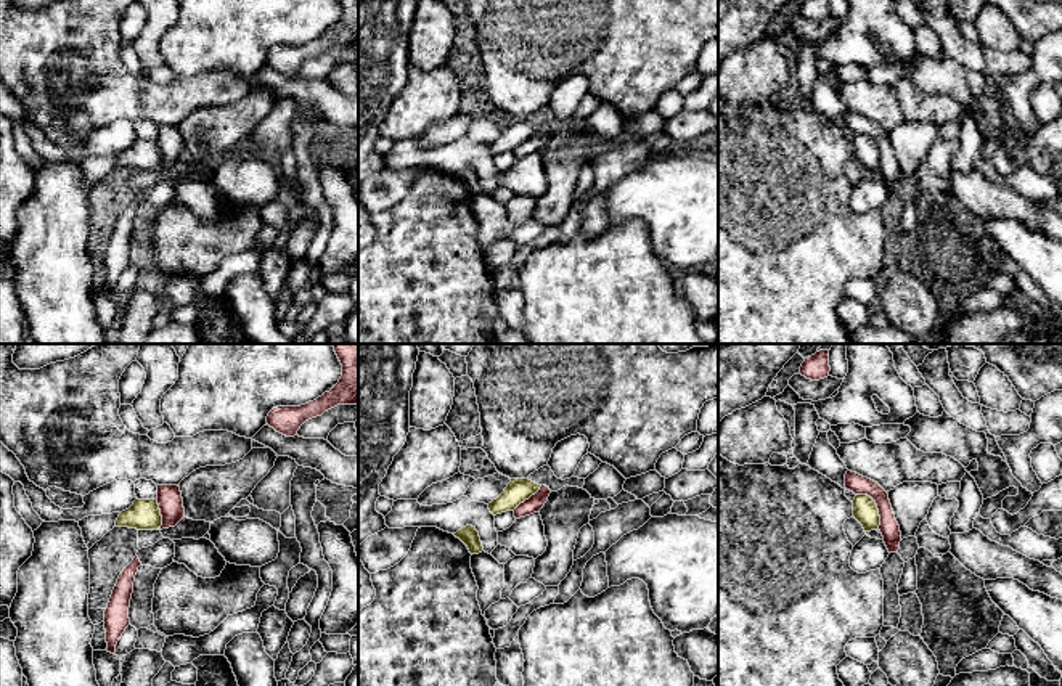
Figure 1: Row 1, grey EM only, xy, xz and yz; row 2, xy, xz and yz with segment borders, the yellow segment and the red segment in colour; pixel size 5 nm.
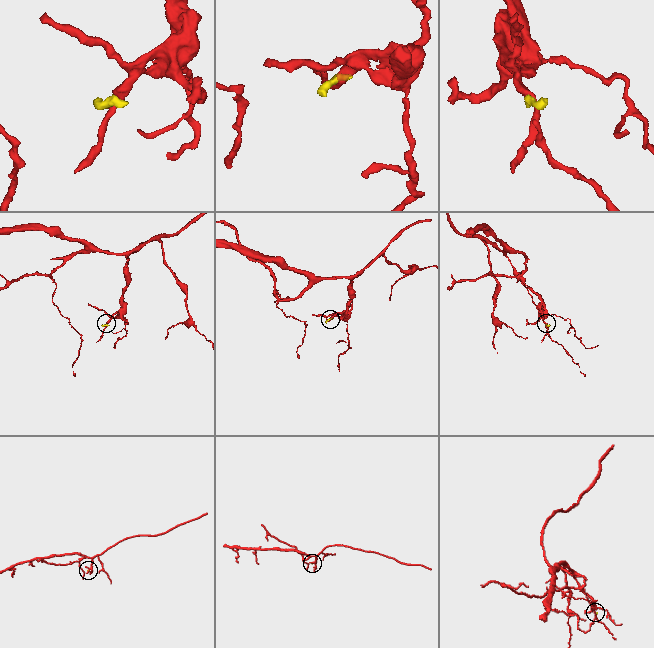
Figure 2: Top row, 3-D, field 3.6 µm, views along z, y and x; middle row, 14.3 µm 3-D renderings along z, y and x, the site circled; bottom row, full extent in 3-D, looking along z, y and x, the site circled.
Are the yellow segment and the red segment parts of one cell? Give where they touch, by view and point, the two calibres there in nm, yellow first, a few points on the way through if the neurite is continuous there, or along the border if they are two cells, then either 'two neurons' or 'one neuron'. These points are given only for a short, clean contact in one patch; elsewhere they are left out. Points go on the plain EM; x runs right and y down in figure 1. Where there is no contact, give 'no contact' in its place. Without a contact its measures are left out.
yz (876, 146) | 130/100 nm | along yz (857, 134), (866, 134), (874, 142), (879, 167) | two neurons

